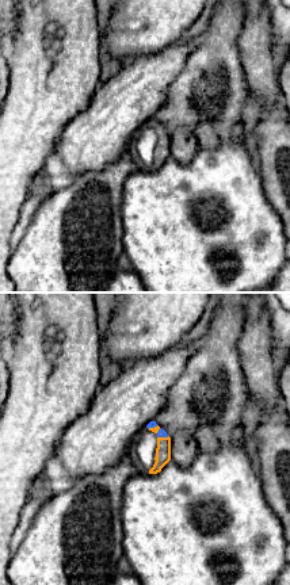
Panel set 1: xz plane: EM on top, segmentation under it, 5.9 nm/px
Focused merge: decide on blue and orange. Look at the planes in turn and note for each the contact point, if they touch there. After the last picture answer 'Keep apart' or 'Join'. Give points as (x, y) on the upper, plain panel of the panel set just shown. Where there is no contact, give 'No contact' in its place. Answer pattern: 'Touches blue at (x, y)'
Touches blue at (163, 133)

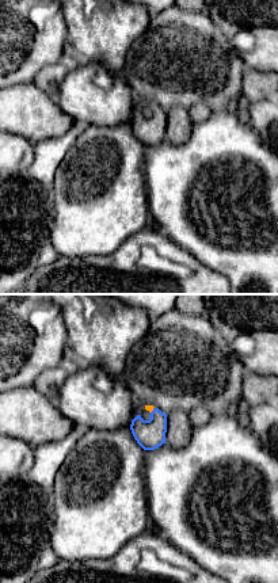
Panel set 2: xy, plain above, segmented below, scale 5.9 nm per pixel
Touches blue at (153, 106)

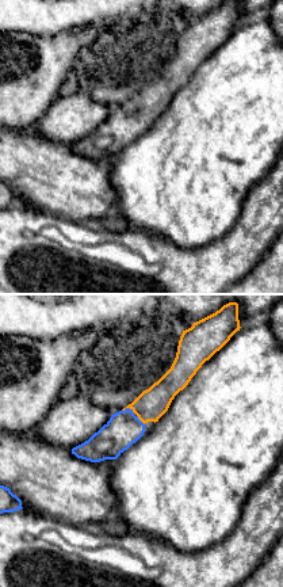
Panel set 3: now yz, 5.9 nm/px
Touches blue at (129, 105)

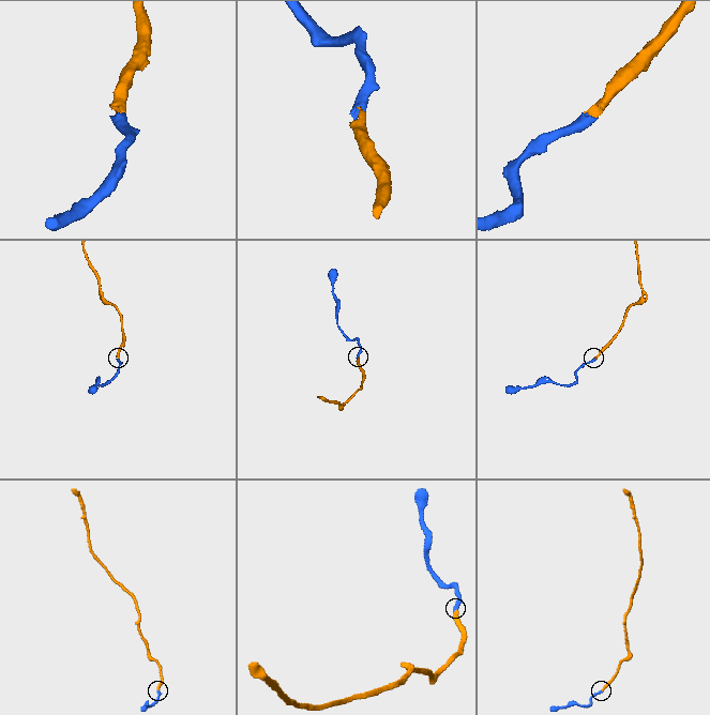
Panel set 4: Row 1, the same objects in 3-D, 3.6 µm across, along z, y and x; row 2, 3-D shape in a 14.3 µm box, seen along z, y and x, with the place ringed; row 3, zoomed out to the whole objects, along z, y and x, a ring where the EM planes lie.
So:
Join

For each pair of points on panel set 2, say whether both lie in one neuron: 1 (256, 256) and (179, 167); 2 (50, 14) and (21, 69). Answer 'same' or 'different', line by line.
1: same
2: same

